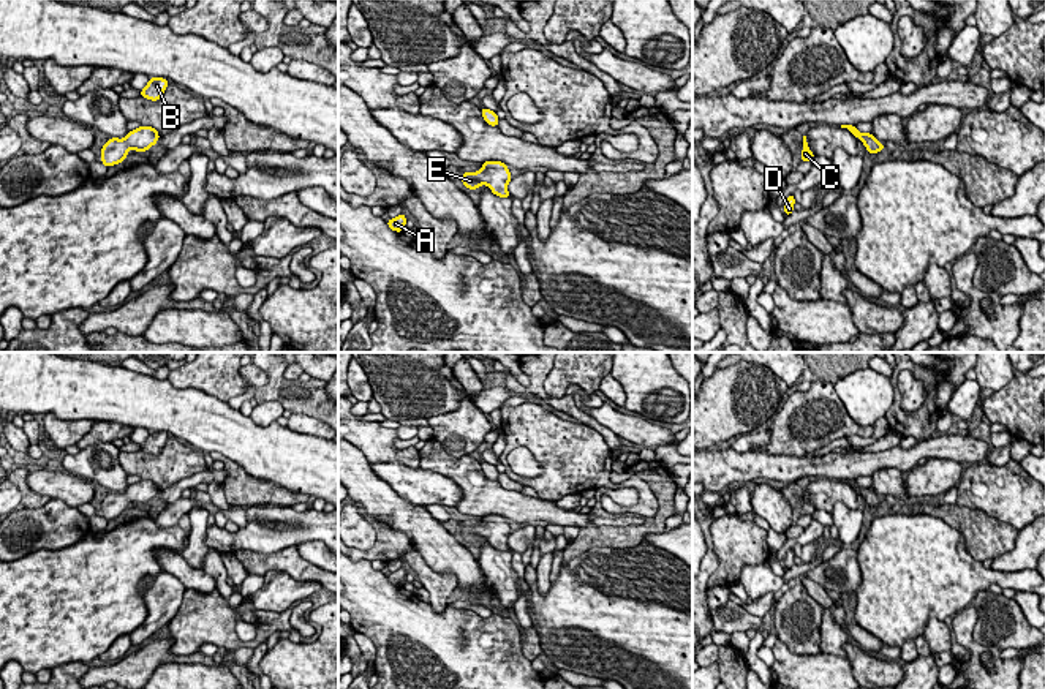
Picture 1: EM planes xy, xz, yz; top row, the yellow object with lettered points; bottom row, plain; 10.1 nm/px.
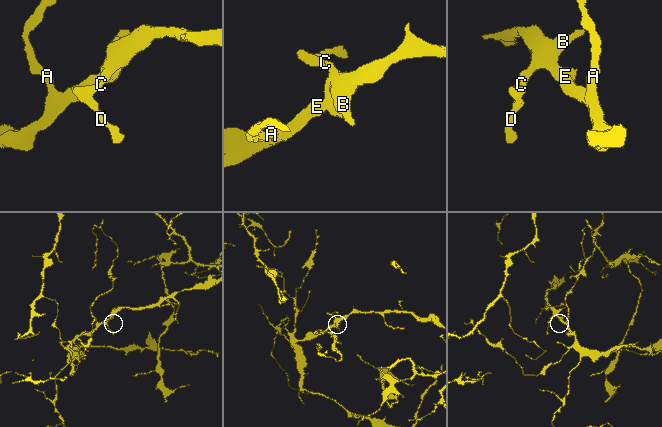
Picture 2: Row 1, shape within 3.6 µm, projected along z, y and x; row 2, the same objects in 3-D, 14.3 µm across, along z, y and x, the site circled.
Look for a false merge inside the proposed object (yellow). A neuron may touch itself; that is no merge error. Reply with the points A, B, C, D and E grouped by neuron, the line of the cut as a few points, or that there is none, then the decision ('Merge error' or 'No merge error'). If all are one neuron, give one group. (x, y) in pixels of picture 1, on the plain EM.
Groups: A B C D E. No split. No merge error

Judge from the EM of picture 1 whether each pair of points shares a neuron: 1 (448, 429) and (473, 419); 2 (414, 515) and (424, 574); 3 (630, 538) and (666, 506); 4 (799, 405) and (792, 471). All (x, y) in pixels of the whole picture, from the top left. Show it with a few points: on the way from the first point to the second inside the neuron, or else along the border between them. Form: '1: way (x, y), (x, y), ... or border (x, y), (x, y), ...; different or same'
1: way (454, 429), (467, 425); same
2: border (416, 550), (432, 569), (452, 574); different
3: way (639, 531), (660, 515); same
4: border (758, 451), (783, 455), (811, 455); different

